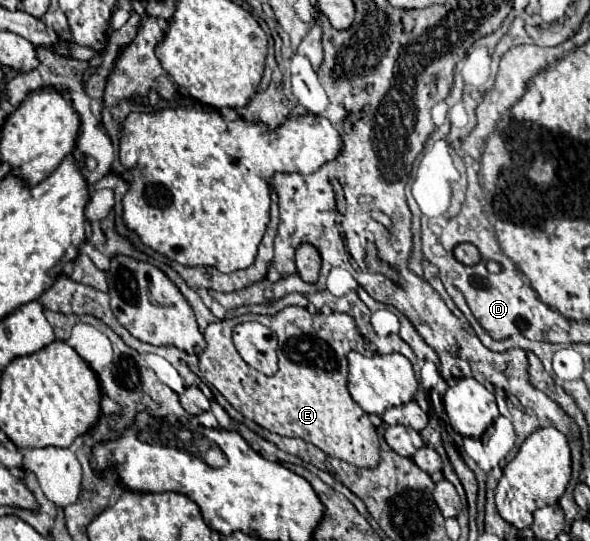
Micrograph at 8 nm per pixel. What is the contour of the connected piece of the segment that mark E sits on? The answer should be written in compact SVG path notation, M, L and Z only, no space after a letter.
M285 307L283 311L267 317L289 317L289 333L279 335L279 371L273 377L247 367L235 351L231 339L233 327L251 319L263 321L263 315L243 315L215 321L203 331L207 341L205 351L199 355L199 371L203 379L215 385L215 389L239 413L263 429L285 437L305 439L327 455L343 459L355 467L377 467L377 431L369 413L365 413L347 391L347 353L373 353L359 333L353 317L347 313L311 315L303 307Z

